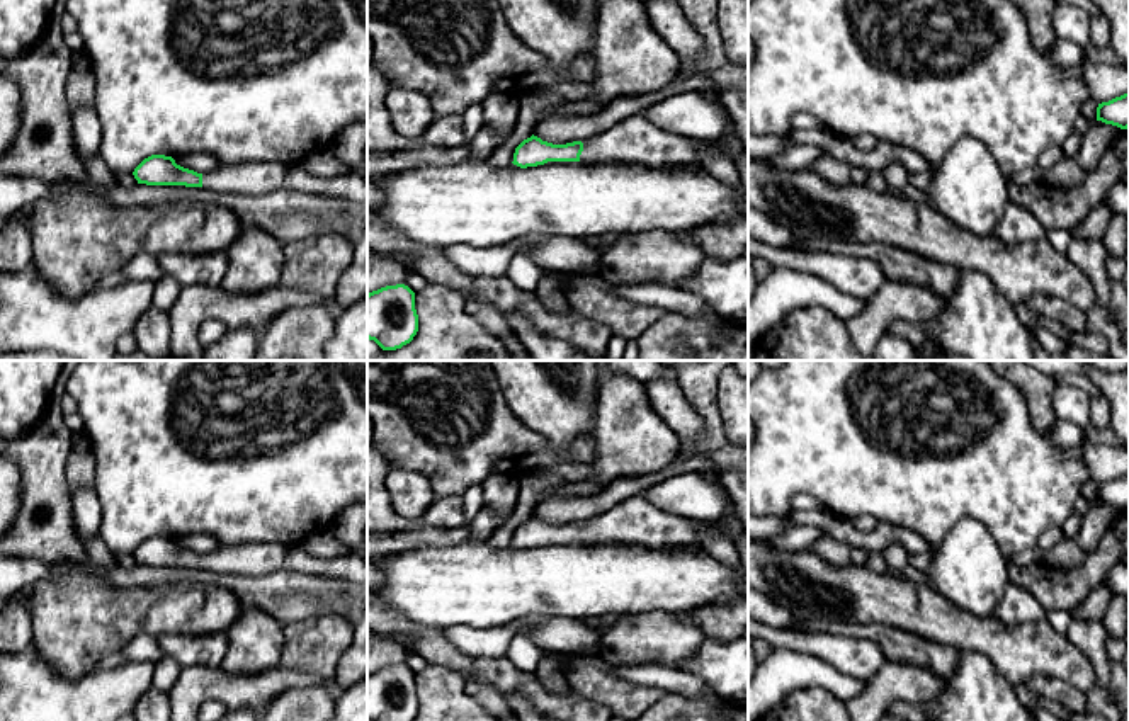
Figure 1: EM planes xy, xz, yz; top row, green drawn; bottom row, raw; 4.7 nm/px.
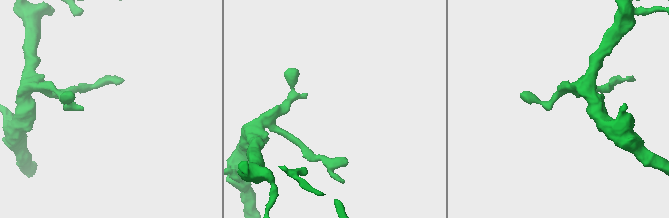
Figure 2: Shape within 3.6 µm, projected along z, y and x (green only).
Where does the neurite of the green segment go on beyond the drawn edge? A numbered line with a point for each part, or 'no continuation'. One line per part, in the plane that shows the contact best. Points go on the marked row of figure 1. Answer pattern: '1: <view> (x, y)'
1: xz (635, 140)

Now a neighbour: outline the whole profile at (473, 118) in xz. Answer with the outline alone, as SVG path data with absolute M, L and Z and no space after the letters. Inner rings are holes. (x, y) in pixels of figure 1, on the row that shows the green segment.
M481 104L469 105L462 114L462 121L464 121L464 134L471 141L485 128Z

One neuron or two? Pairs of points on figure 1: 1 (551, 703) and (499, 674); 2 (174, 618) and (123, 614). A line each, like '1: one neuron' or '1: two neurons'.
1: one neuron
2: one neuron

